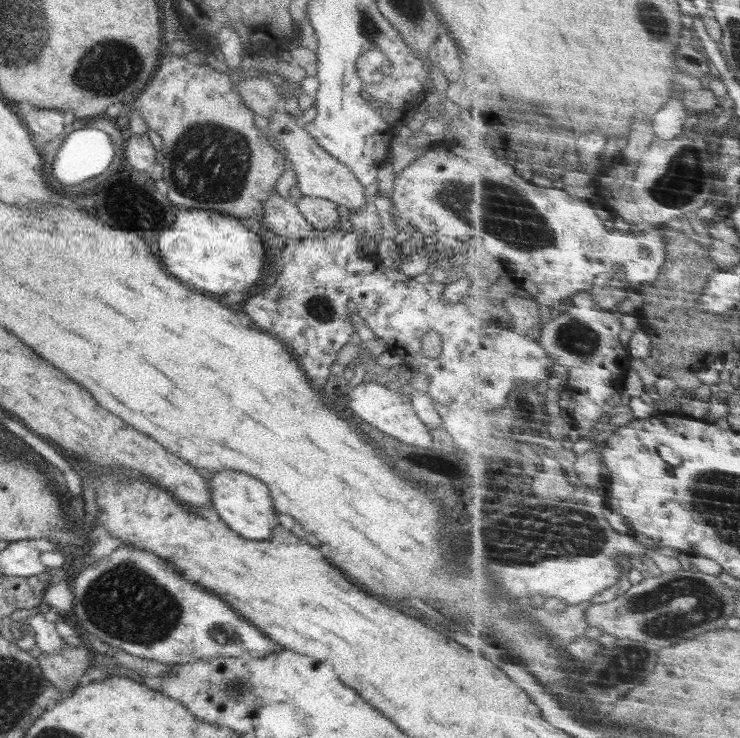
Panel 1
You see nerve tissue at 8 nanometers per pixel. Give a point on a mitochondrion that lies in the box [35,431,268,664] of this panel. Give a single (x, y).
(124, 601)

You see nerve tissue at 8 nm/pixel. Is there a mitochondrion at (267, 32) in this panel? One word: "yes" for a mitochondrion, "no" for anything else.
no

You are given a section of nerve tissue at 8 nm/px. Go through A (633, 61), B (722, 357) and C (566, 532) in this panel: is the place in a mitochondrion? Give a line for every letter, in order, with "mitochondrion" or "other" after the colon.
A: other
B: other
C: mitochondrion

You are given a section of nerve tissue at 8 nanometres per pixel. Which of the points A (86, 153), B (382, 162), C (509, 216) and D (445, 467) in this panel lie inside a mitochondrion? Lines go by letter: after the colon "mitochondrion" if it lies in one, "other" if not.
A: other
B: other
C: mitochondrion
D: other

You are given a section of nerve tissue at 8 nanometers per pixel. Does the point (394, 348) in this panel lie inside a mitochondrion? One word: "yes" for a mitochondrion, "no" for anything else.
no

